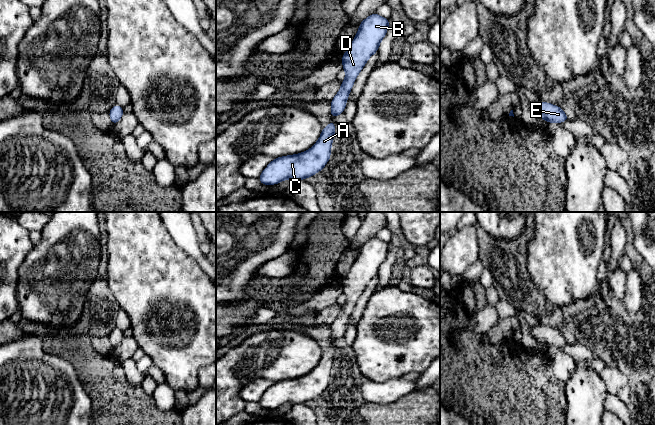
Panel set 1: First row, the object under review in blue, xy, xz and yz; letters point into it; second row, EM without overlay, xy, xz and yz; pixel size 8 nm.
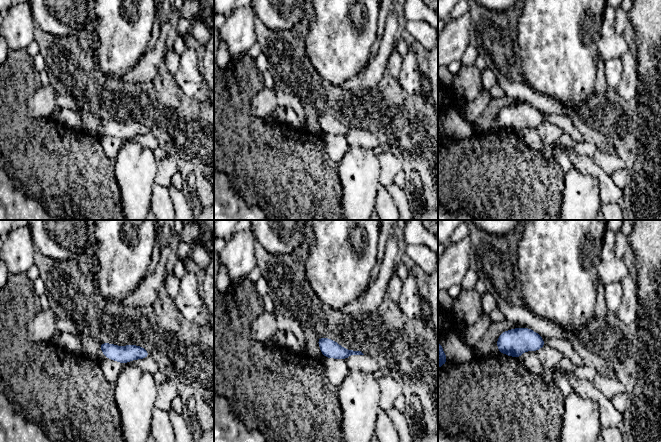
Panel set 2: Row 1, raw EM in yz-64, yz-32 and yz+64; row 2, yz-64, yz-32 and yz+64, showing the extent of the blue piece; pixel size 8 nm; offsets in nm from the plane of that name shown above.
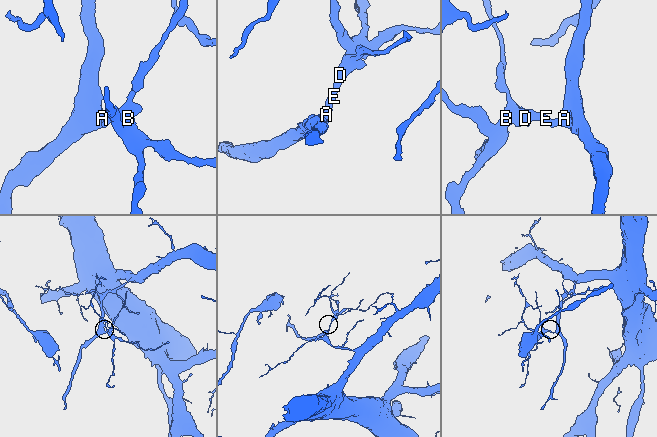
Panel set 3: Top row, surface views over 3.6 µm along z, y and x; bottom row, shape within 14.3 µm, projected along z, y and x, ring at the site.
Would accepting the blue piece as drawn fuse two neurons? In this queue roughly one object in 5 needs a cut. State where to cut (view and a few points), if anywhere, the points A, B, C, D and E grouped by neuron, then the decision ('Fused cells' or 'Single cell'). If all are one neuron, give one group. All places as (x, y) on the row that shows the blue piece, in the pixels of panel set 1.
No split. Groups: A B C D E. Single cell

